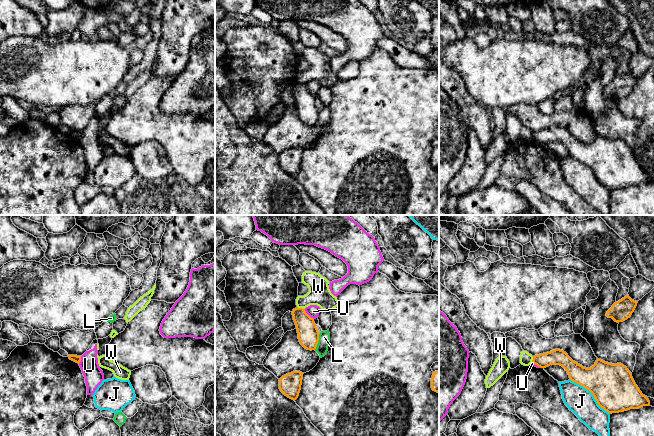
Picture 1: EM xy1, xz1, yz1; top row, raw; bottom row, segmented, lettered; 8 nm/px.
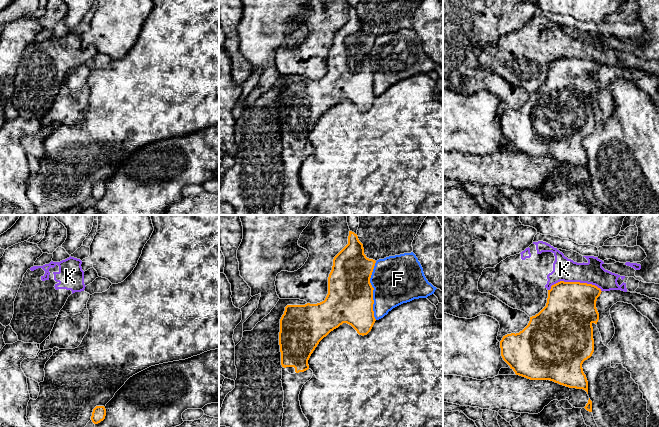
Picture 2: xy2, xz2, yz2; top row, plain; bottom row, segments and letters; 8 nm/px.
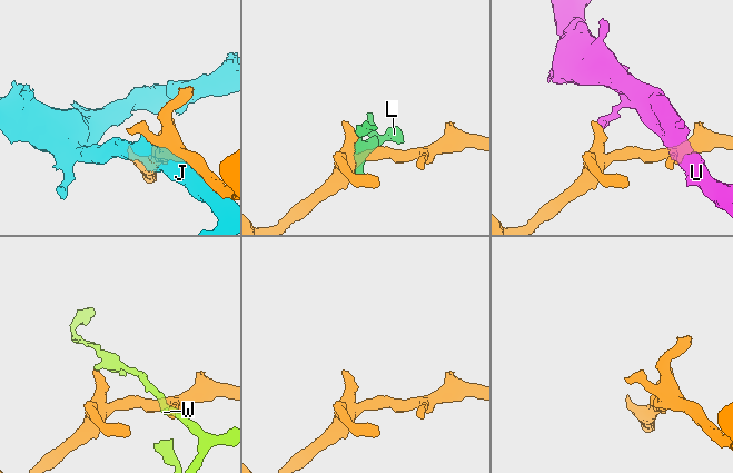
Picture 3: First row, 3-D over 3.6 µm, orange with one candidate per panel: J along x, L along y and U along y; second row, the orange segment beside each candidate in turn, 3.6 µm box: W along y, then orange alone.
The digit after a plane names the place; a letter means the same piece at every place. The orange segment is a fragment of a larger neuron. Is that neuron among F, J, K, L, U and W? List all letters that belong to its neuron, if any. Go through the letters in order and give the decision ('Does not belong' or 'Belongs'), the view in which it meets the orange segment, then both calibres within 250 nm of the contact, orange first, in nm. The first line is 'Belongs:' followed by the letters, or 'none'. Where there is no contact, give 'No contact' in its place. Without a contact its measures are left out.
Belongs: none
F: Does not belong. Touches orange in xz2. Thickness 360 nm (orange) against 380 nm
J: Does not belong. Touches orange in yz1. Thickness 360 nm (orange) against 220 nm
K: Does not belong. Touches orange in yz2. Thickness 400 nm (orange) against 190 nm
L: Does not belong. Touches orange in xz1. Thickness 170 nm (orange) against 100 nm
U: Does not belong. Touches orange in xz1. Thickness 170 nm (orange) against 100 nm
W: Does not belong. Touches orange in xz1. Thickness 170 nm (orange) against 180 nm

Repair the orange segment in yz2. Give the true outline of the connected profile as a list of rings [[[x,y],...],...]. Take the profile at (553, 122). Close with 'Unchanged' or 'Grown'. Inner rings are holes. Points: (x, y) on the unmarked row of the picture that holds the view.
[[[560,57],[548,66],[546,82],[535,92],[530,93],[528,101],[519,109],[503,112],[500,117],[501,132],[516,151],[530,156],[550,156],[560,161],[583,165],[588,170],[588,157],[582,140],[594,128],[593,103],[595,99],[605,122],[615,110],[615,103],[610,91],[610,84],[617,78],[632,80],[638,88],[647,93],[659,108],[659,79],[645,71],[621,66],[602,67],[595,61],[580,58]]]. Grown

